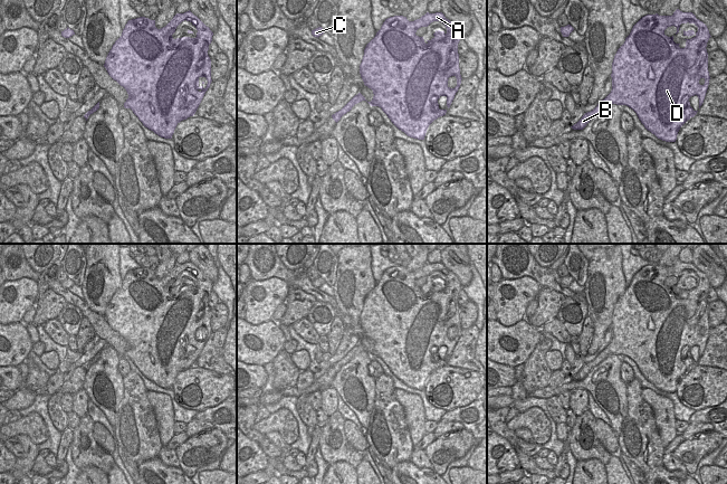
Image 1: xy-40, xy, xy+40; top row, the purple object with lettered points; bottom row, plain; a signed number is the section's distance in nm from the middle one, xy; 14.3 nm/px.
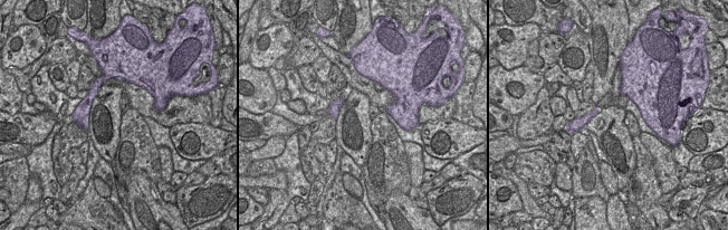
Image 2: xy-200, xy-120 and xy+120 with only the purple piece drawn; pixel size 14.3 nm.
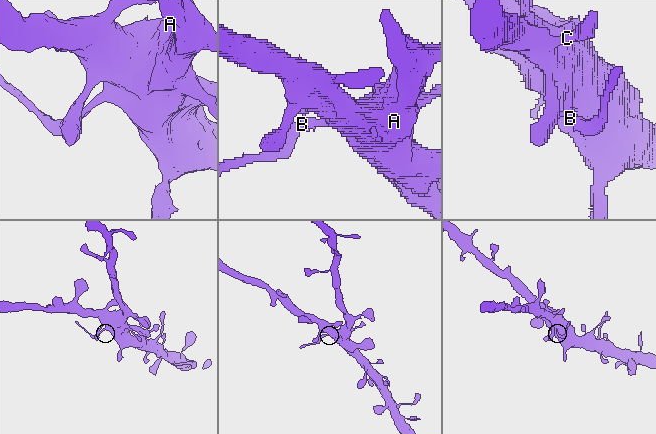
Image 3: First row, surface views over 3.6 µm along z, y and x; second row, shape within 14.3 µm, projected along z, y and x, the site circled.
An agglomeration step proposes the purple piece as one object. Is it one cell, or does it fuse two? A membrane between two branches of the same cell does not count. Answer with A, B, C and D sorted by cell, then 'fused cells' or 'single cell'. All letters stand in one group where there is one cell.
A C D / B | fused cells

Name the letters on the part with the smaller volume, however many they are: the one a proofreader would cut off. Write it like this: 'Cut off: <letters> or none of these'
Cut off: B

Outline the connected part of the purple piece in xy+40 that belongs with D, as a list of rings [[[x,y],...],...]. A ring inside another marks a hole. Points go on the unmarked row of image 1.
[[[677,259],[672,266],[659,266],[656,264],[642,267],[633,276],[630,285],[625,288],[624,294],[618,300],[614,306],[611,324],[612,341],[608,345],[610,355],[616,354],[629,357],[637,363],[644,378],[658,389],[666,392],[676,392],[680,378],[698,362],[690,357],[689,349],[697,345],[700,359],[708,340],[710,326],[708,322],[708,303],[706,297],[710,287],[707,276],[697,269],[692,263],[682,263]],[[687,273],[695,274],[698,277],[698,282],[683,281],[683,286],[689,287],[693,285],[695,287],[685,290],[686,297],[680,298],[680,294],[673,292],[673,286],[666,286],[664,281],[668,277],[675,276],[677,278],[677,285],[681,281],[680,275]]]

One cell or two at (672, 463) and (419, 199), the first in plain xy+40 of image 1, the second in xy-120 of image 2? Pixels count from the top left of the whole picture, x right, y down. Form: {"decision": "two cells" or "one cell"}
{"decision": "one cell"}

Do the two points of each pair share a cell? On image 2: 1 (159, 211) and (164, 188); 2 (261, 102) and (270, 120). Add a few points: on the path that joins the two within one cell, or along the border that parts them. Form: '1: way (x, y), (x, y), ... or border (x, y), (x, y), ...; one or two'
1: border (155, 183), (160, 195), (165, 201), (174, 204); two
2: border (270, 111), (264, 114), (249, 113); two

